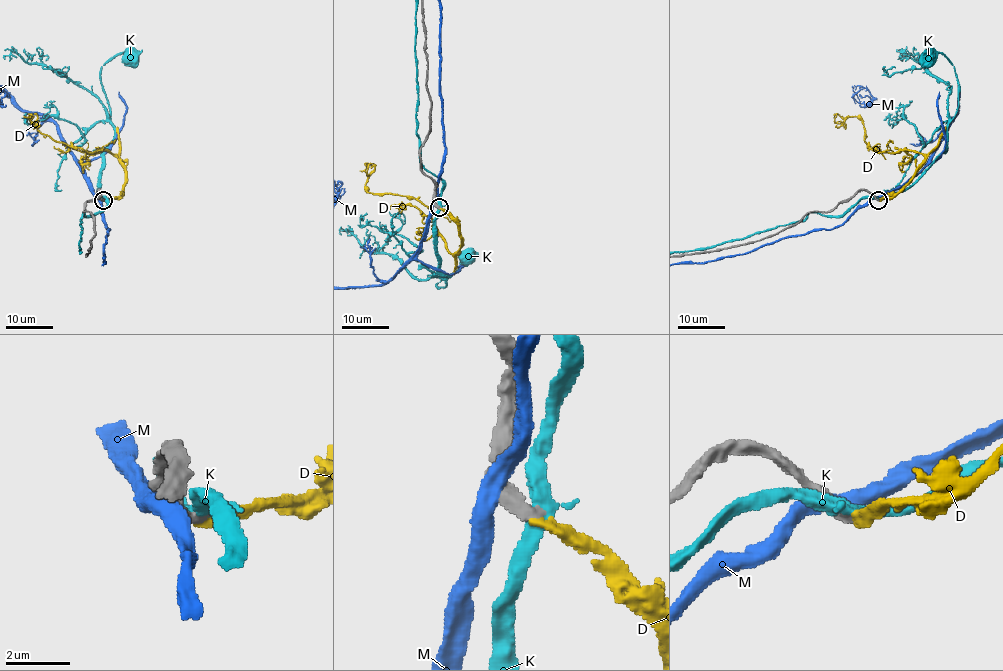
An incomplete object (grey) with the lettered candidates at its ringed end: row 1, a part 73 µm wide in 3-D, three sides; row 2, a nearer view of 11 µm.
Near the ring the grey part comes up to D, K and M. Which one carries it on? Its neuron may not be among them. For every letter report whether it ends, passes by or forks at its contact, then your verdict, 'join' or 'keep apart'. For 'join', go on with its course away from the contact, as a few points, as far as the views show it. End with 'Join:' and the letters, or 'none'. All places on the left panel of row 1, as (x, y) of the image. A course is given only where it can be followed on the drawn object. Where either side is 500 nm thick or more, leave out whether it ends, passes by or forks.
D: it ends | join | via (102, 199), (121, 193), (125, 168), (108, 150), (55, 142), (33, 124), (29, 116), (37, 116)
K: it forks | keep apart
M: it passes by | keep apart
Join: D

